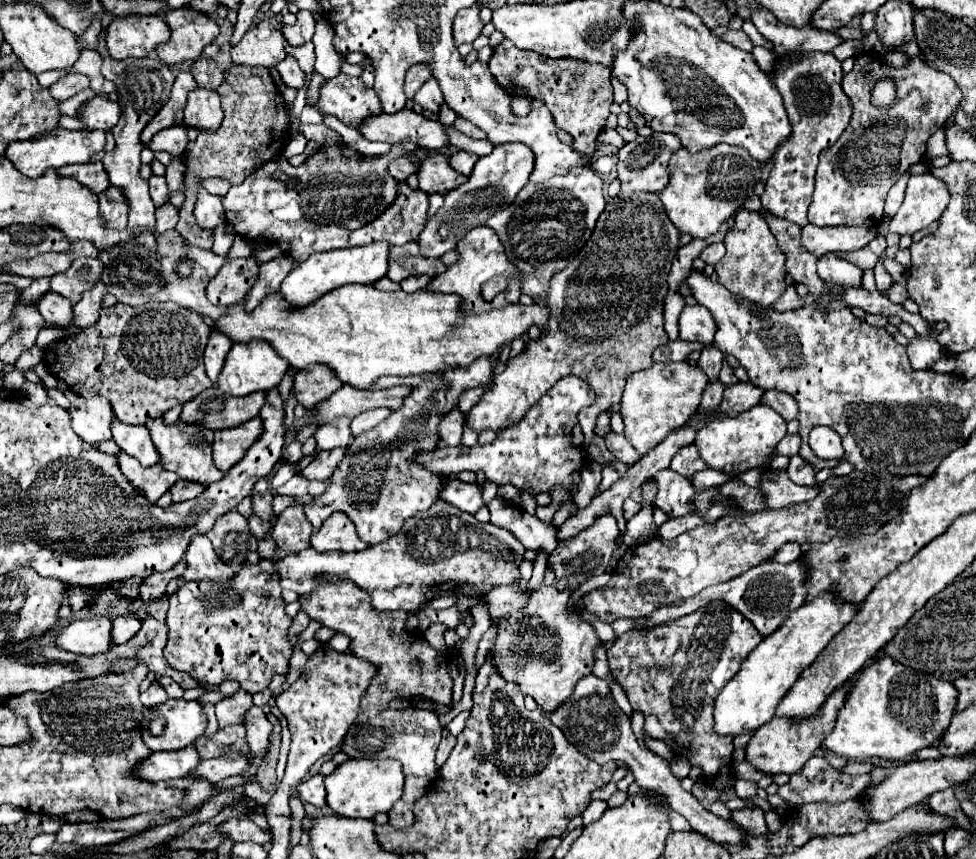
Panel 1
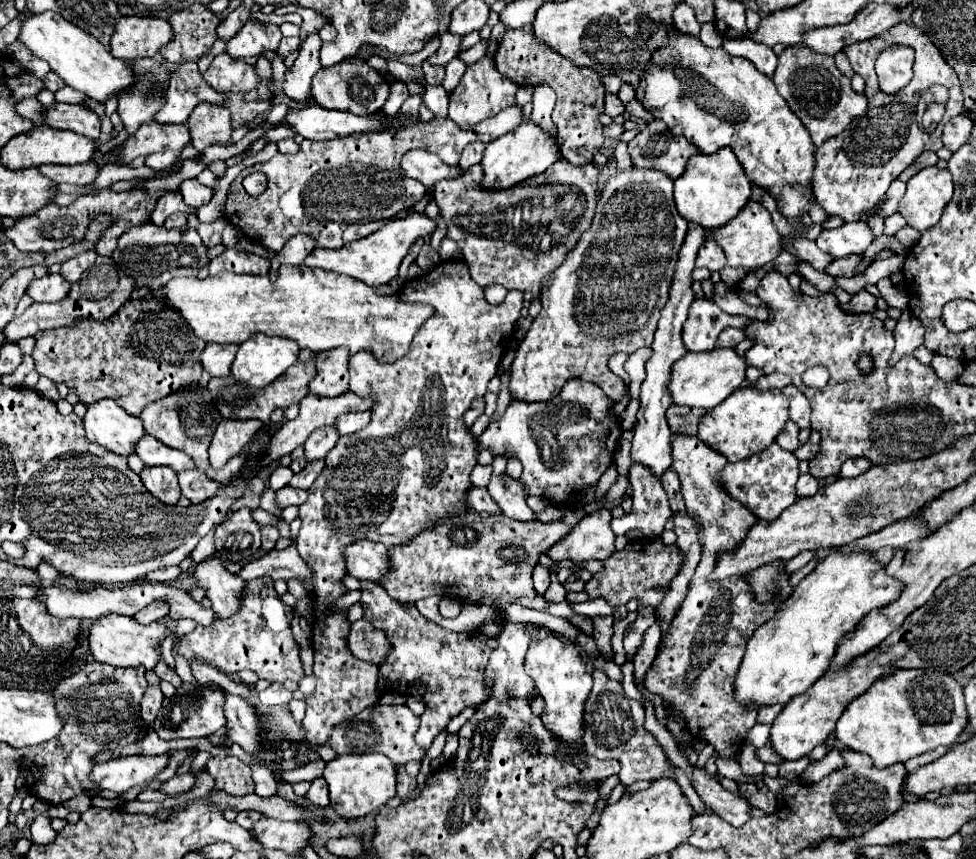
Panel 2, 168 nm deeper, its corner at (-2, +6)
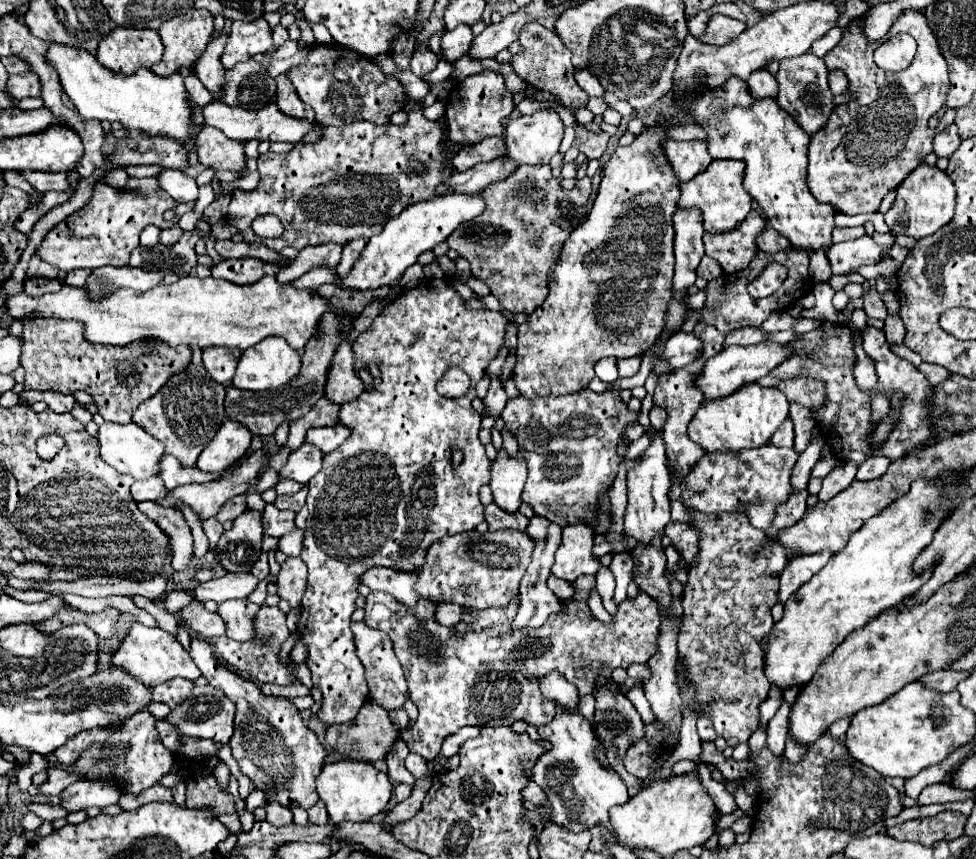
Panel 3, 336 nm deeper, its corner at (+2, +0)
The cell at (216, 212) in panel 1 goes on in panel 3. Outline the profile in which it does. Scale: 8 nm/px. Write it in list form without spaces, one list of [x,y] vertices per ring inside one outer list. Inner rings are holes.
[[[161,170],[161,174],[157,176],[157,184],[161,190],[165,190],[177,204],[181,202],[191,202],[197,200],[197,184],[193,178],[185,176],[183,172],[167,172]]]

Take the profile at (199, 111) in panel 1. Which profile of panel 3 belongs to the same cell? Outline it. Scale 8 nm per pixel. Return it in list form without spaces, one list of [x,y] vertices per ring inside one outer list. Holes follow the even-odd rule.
[[[205,126],[203,132],[195,138],[195,150],[203,166],[213,170],[227,170],[233,174],[241,174],[245,170],[245,150],[241,142],[227,140],[227,136],[223,136],[223,132],[217,128]]]

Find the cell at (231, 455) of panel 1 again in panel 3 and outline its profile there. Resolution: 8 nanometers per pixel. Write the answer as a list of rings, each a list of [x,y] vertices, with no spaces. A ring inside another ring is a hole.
[[[225,420],[223,428],[215,434],[215,438],[207,444],[207,448],[199,454],[197,468],[203,472],[221,472],[235,464],[243,452],[247,452],[251,444],[251,432],[239,422]]]

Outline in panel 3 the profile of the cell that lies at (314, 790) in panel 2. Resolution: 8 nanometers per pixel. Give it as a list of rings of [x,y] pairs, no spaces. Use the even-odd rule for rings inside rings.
[[[321,800],[313,808],[309,808],[307,812],[309,812],[309,822],[311,824],[329,824],[329,816],[327,816],[325,804]]]

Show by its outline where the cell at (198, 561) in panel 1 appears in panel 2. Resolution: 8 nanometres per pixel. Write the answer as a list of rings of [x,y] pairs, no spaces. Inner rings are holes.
[[[209,556],[203,562],[199,562],[195,566],[193,580],[201,588],[205,588],[207,598],[211,600],[211,608],[219,618],[235,614],[239,596],[245,588],[245,580],[231,574],[221,558]]]

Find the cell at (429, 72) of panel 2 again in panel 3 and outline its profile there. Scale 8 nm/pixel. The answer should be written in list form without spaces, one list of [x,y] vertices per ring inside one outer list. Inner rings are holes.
[[[417,44],[411,56],[411,72],[421,78],[423,74],[431,72],[437,66],[437,62],[439,62],[437,54],[433,54],[427,44]]]

